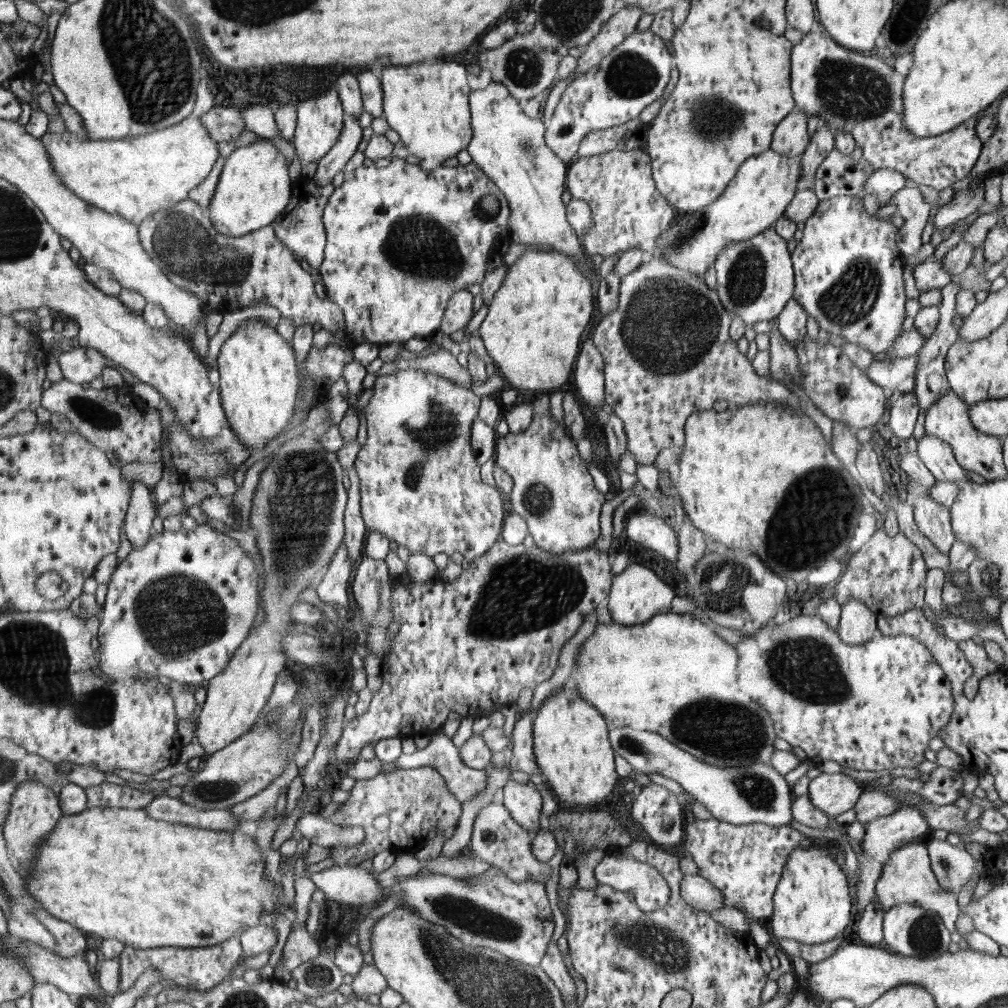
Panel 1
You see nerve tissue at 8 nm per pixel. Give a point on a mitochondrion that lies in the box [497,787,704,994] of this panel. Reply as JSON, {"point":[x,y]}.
{"point":[656,945]}

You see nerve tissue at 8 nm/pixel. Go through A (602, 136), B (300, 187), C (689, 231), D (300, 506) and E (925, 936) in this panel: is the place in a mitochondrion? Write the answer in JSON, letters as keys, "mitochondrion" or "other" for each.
{"A":"other","B":"other","C":"mitochondrion","D":"mitochondrion","E":"mitochondrion"}

